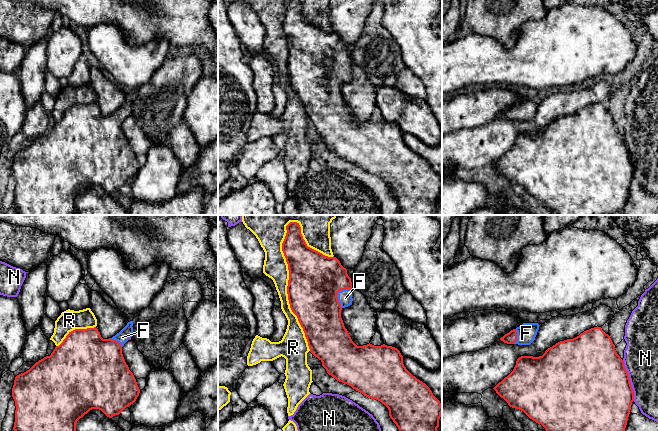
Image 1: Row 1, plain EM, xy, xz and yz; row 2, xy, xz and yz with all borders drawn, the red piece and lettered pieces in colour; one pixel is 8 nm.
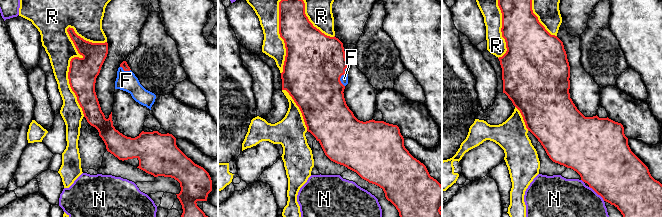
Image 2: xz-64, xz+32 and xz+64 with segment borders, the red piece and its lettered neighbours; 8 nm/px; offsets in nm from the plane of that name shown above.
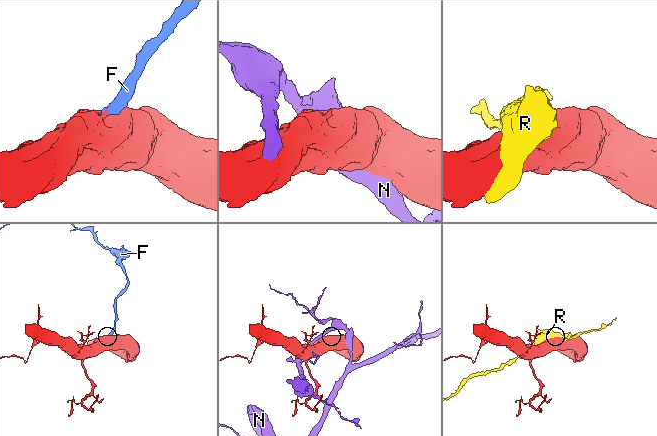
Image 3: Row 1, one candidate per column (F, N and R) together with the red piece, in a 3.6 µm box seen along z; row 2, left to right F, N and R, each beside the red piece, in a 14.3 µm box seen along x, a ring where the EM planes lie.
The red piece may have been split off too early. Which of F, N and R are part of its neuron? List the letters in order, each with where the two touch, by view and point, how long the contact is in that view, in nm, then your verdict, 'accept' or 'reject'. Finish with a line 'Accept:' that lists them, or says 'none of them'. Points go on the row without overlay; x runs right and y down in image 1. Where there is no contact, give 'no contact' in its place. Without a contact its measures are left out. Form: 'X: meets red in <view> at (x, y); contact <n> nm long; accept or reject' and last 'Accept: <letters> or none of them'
F: meets red in xz at (337, 70); contact 170 nm long; accept
N: meets red in yz at (629, 156); contact 340 nm long; reject
R: meets red in xz at (287, 63); contact 1050 nm long; reject
Accept: F

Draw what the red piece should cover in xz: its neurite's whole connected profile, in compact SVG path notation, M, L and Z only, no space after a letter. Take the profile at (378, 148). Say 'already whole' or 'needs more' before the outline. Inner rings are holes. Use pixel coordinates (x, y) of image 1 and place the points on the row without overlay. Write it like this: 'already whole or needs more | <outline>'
needs more | M288 0L286 12L282 19L282 27L289 46L287 62L288 76L292 88L297 92L303 104L310 128L317 133L327 149L337 157L351 162L364 172L376 175L389 186L389 192L396 200L401 215L438 215L437 204L442 190L442 181L433 171L430 164L413 152L403 140L400 127L385 120L374 122L367 120L357 122L351 115L341 94L341 86L352 80L352 58L336 33L328 33L307 22L301 10L299 0Z

